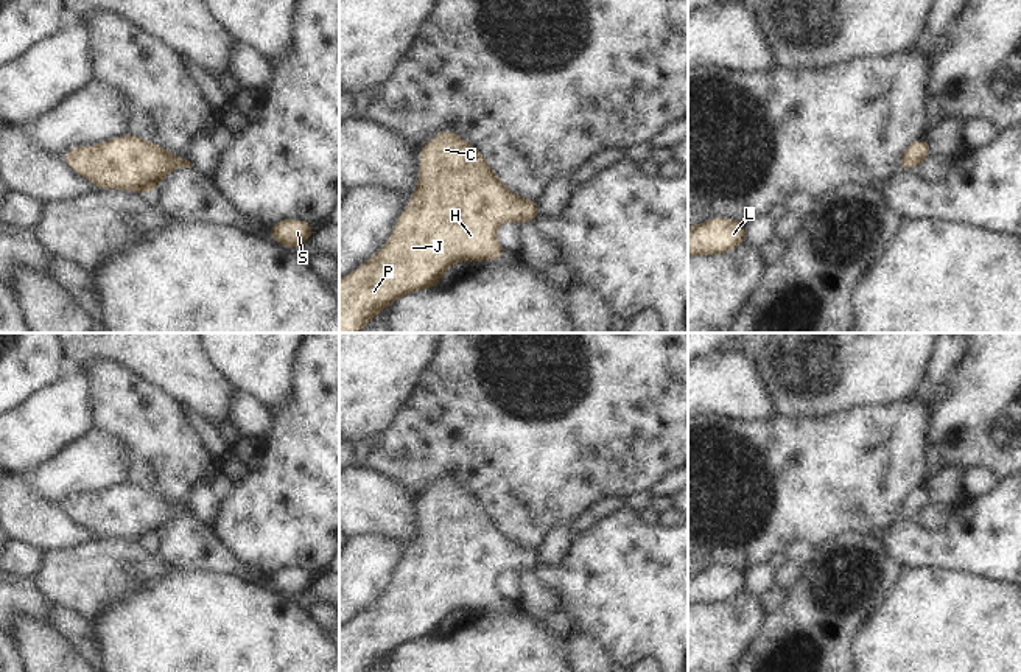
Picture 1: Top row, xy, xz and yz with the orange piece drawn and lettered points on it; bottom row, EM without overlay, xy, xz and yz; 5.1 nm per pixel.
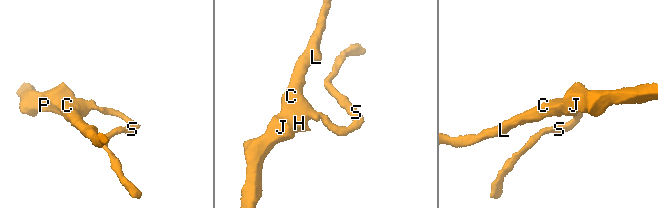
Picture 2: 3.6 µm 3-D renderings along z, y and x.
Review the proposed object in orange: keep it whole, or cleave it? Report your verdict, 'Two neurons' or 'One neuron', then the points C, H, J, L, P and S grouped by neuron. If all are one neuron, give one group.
One neuron. Groups: C H J L P S.

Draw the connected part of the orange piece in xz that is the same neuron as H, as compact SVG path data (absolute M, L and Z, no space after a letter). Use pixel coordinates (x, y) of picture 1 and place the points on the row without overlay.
M442 479L419 496L420 518L416 541L400 563L394 582L383 597L339 627L339 672L367 672L400 646L437 635L444 621L459 610L490 610L506 607L496 586L498 576L506 569L531 571L540 565L537 551L514 543L487 513L482 502L453 479Z

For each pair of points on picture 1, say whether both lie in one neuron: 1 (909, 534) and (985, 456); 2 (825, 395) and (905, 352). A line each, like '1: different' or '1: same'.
1: different
2: same

